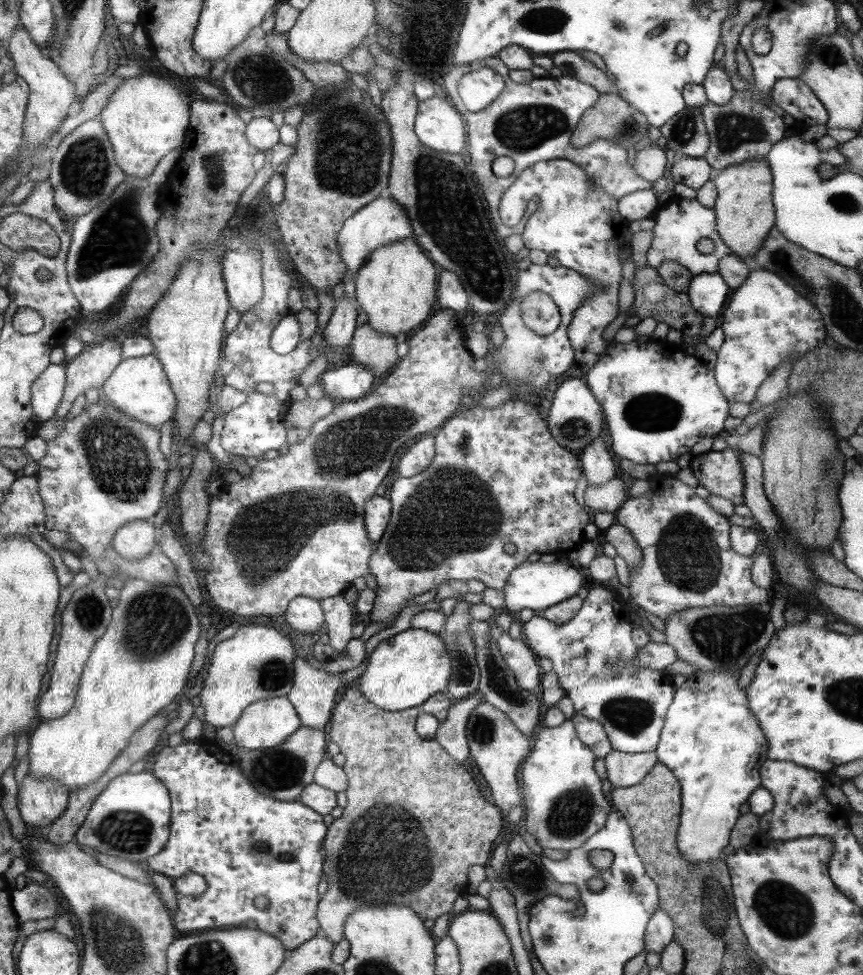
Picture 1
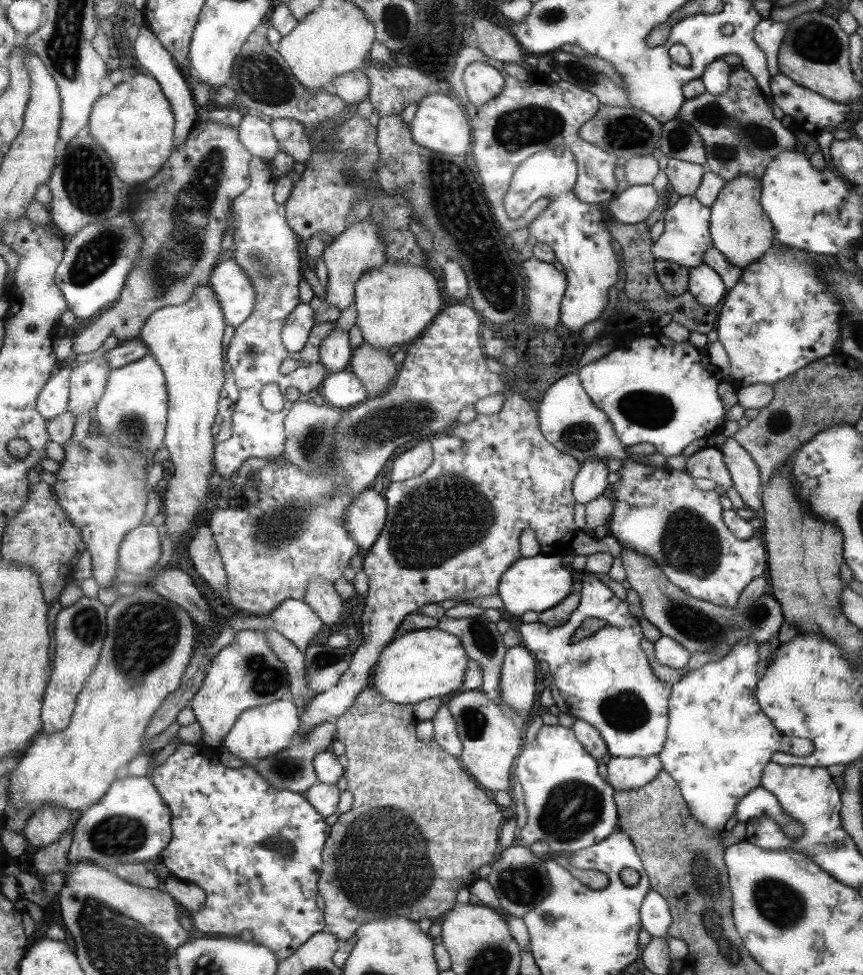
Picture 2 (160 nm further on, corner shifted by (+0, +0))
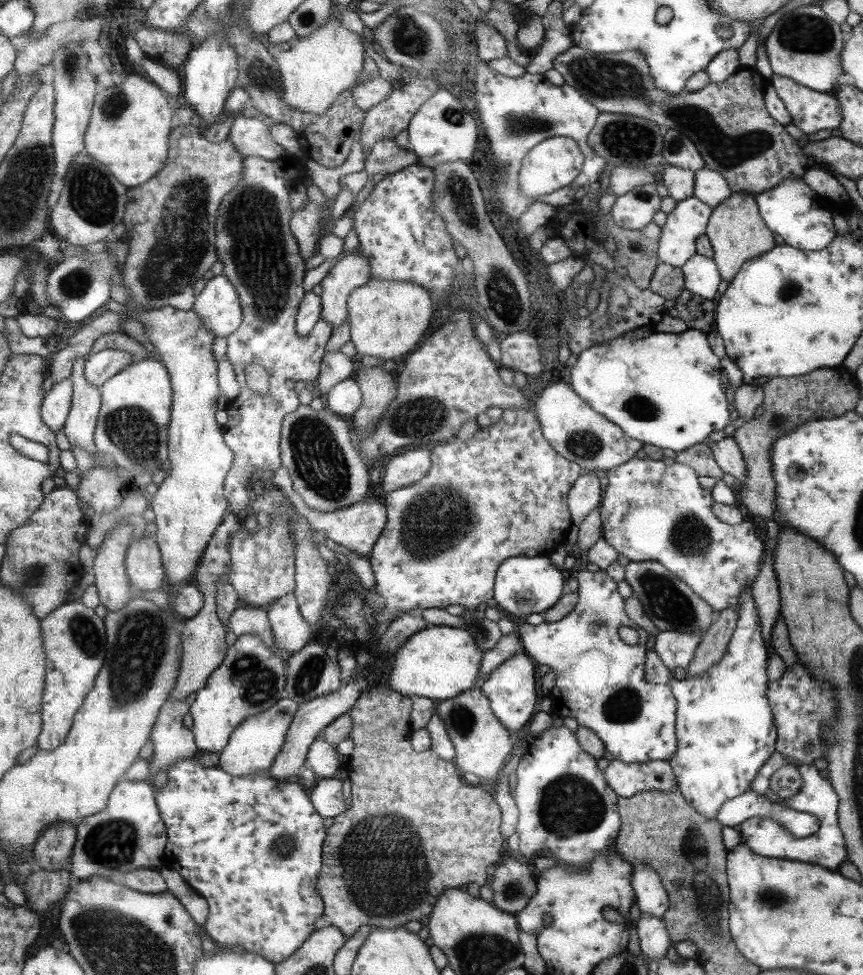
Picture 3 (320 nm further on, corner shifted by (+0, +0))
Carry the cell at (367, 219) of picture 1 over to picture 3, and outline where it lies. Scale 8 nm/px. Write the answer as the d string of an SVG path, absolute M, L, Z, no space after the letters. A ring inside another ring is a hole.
M357 247L344 257L339 256L332 271L322 280L322 316L333 330L350 320L348 300L351 293L365 286L372 278L372 266L364 251Z

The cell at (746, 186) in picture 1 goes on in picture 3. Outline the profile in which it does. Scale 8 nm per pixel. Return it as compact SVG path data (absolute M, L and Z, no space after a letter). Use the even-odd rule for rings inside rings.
M745 192L731 193L729 198L712 209L704 235L712 246L711 257L720 273L720 280L727 283L736 276L745 261L761 256L778 243L760 217L755 196Z

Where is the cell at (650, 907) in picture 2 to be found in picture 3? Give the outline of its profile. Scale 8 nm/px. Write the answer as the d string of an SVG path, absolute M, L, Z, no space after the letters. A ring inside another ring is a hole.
M648 864L633 865L631 885L640 912L663 918L665 909L668 908L668 893L657 871Z

